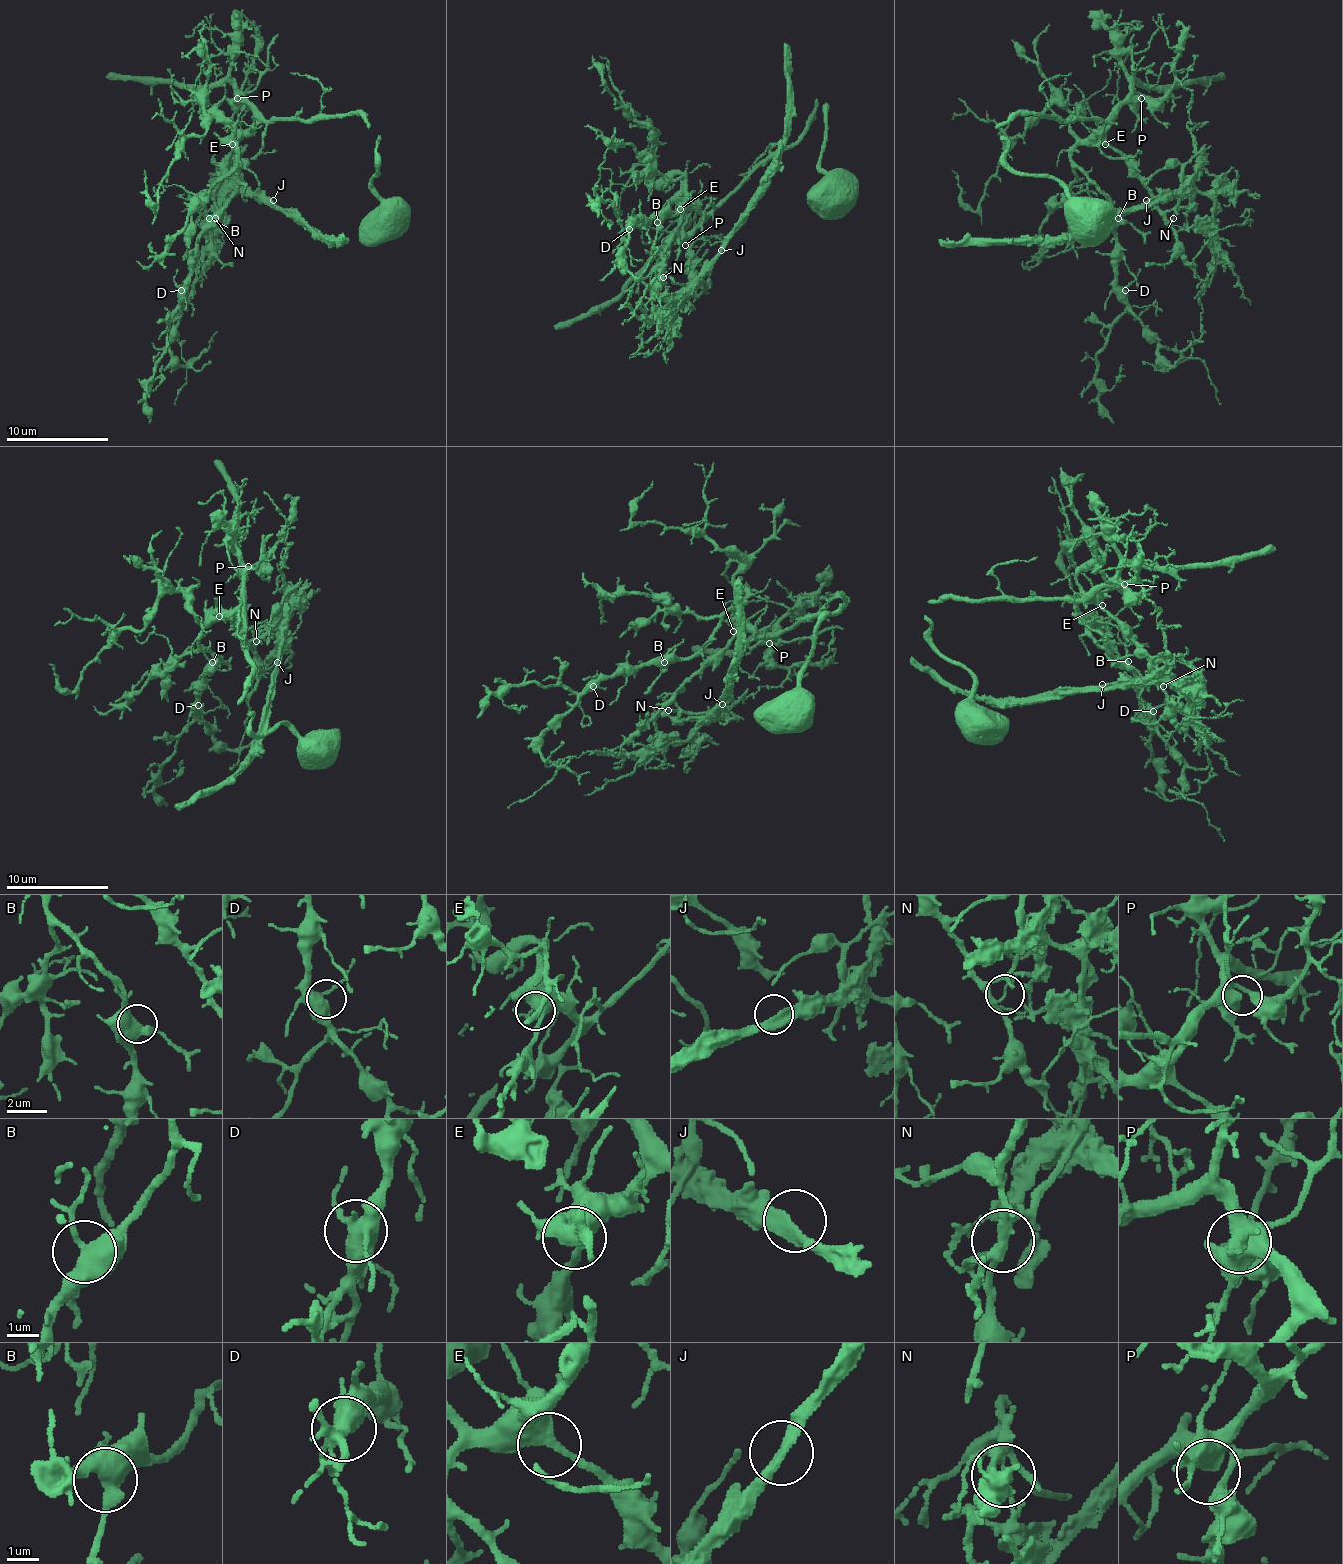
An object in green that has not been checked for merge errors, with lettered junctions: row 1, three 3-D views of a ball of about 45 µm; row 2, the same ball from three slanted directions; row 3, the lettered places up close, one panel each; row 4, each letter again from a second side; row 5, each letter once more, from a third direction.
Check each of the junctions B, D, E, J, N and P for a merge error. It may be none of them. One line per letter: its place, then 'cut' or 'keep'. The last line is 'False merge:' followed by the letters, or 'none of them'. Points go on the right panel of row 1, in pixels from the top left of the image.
B: at (1118, 218); keep
D: at (1125, 290); keep
E: at (1105, 144); keep
J: at (1146, 200); keep
N: at (1173, 218); cut
P: at (1141, 98); keep
False merge: N

